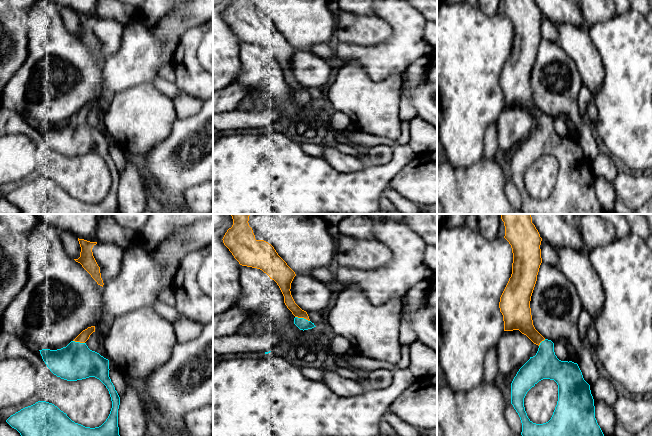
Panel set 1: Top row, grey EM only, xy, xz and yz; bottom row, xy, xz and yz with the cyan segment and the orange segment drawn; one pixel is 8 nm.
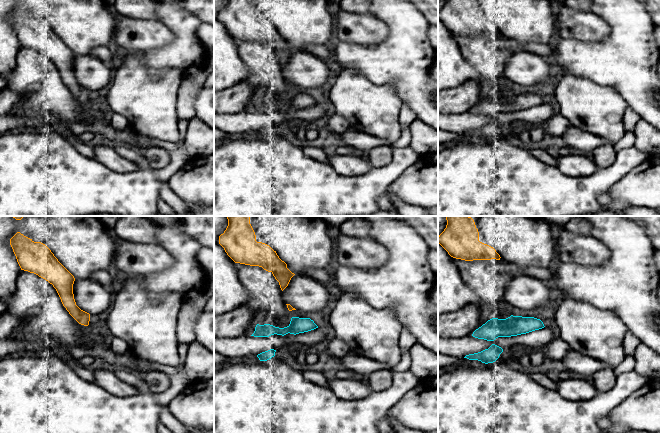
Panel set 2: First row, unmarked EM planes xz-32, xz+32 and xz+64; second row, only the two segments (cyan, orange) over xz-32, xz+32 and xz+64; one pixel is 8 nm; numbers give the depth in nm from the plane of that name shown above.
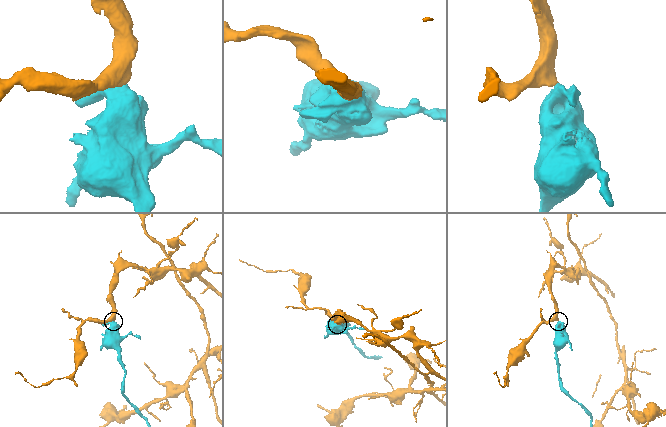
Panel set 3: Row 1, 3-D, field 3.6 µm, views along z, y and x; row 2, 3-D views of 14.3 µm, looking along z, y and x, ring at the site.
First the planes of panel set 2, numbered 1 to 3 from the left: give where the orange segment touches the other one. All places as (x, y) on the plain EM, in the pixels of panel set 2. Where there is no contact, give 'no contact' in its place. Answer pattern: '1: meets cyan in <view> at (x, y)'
1: no contact
2: no contact
3: no contact

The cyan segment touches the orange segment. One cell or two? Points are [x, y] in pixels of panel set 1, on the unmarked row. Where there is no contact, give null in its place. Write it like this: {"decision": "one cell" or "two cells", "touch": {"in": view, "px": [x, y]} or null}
{"decision": "one cell", "touch": {"in": "xz", "px": [302, 94]}}

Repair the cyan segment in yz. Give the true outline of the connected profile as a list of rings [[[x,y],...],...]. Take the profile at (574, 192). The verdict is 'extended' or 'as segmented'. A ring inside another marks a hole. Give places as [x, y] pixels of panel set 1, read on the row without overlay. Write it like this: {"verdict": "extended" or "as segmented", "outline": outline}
{"verdict": "extended", "outline": [[[504,0],[504,14],[509,18],[513,29],[512,50],[509,57],[500,73],[499,84],[503,91],[504,107],[519,106],[526,111],[534,120],[538,121],[538,127],[535,132],[530,135],[519,145],[511,159],[511,180],[518,189],[521,199],[523,214],[607,214],[595,194],[594,175],[591,170],[590,161],[584,156],[582,148],[577,139],[572,137],[561,137],[557,134],[554,128],[554,119],[551,116],[545,115],[534,103],[530,77],[531,72],[537,57],[537,51],[541,34],[541,17],[542,14],[534,0]],[[543,155],[554,156],[558,161],[558,177],[551,195],[543,200],[533,199],[527,192],[524,183],[524,174],[527,168]]]}

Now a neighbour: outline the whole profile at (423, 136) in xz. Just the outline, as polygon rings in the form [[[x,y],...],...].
[[[420,117],[409,121],[410,140],[408,146],[417,154],[428,154],[437,151],[437,128]]]

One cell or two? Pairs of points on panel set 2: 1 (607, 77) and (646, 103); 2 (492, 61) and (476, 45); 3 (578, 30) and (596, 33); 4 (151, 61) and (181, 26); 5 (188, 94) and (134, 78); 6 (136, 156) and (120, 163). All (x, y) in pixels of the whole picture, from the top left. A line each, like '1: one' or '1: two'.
1: one
2: one
3: one
4: one
5: two
6: two

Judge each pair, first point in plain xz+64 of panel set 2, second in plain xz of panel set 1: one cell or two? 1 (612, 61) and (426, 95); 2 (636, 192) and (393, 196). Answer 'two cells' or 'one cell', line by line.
1: one cell
2: two cells

